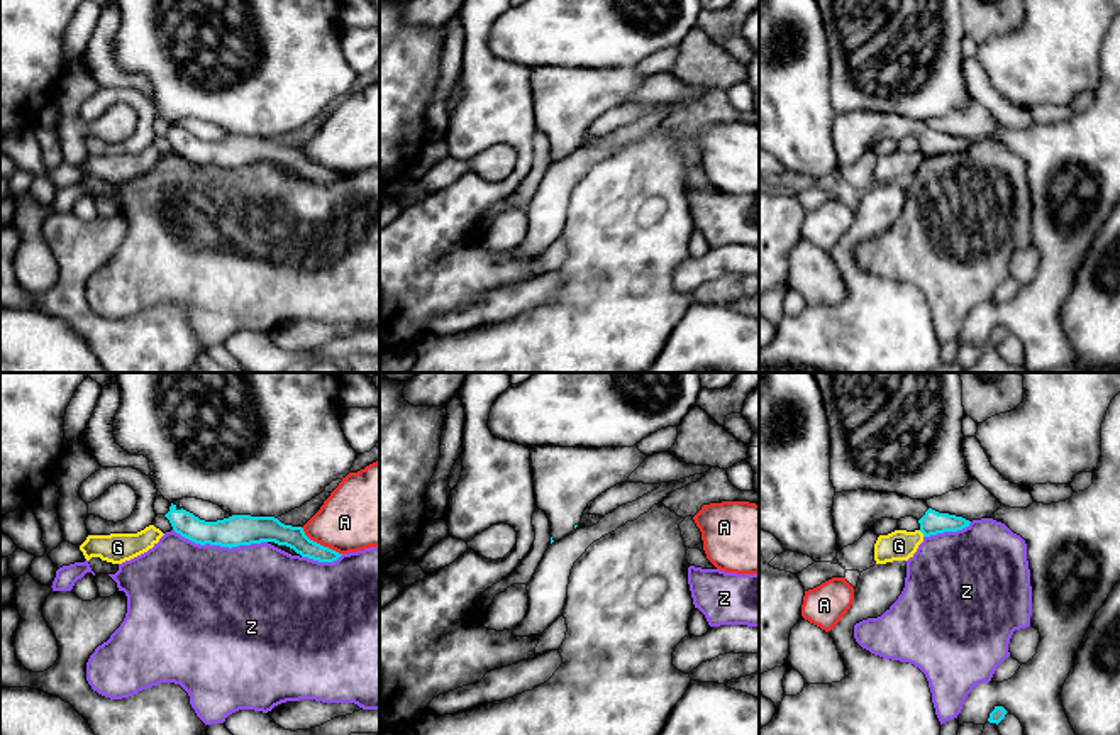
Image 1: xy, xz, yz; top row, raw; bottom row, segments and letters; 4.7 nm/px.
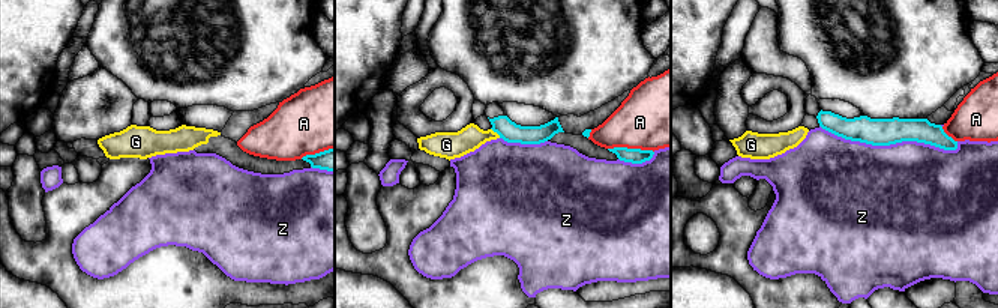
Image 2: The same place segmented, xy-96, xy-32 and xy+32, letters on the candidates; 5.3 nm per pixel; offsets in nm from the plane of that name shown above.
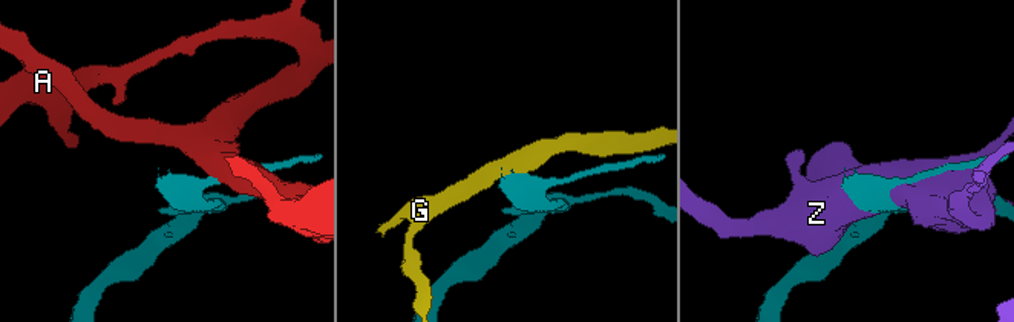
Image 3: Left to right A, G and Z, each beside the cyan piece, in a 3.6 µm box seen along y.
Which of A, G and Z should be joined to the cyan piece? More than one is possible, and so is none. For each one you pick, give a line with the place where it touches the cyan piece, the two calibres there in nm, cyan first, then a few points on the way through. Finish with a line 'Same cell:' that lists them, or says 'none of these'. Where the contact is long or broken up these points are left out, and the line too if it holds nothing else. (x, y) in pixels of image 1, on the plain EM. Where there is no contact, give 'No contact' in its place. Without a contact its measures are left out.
Same cell: none of these

